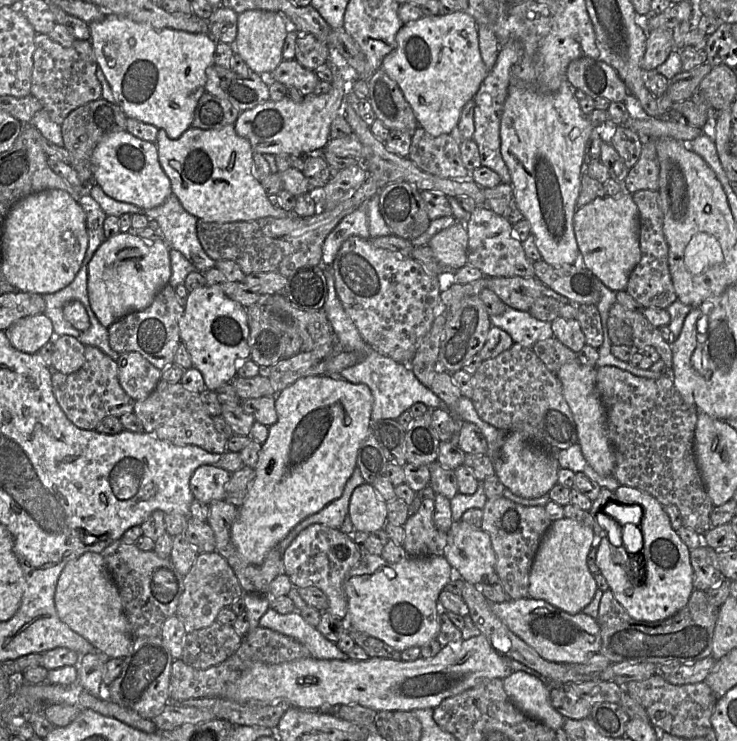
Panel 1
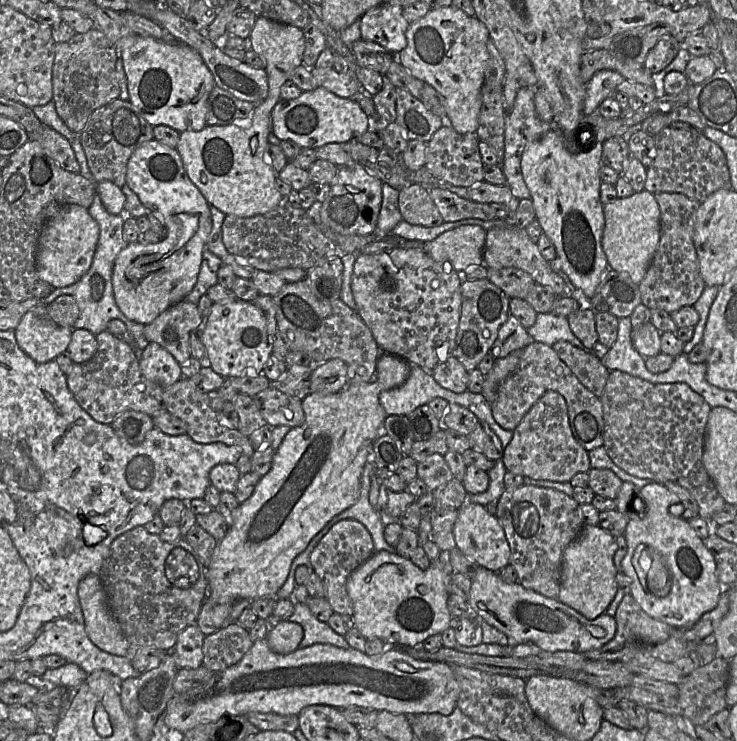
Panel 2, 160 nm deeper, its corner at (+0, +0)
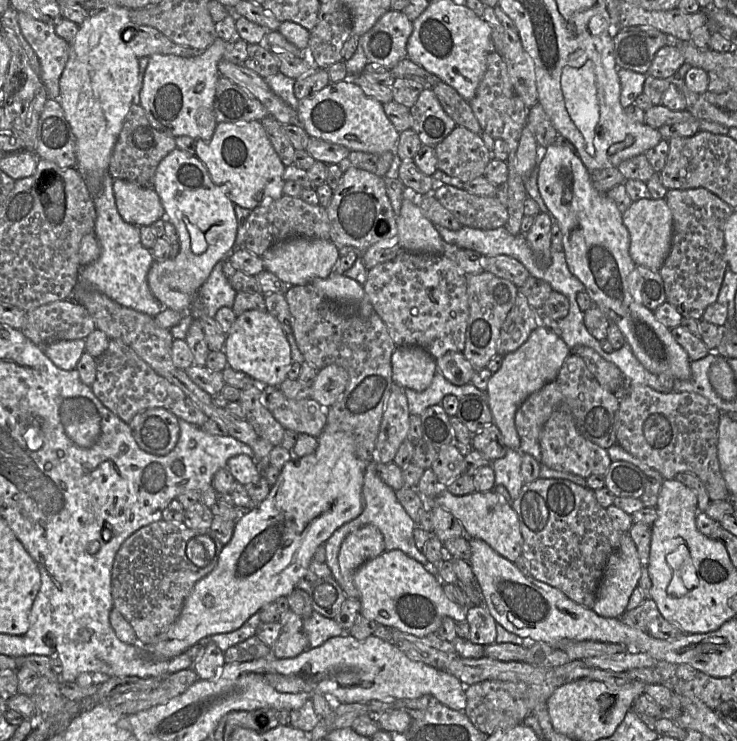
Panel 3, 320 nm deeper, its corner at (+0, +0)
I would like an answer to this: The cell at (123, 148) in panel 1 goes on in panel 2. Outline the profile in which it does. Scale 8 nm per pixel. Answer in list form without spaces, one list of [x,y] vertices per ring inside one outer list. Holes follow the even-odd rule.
[[[155,139],[144,143],[131,155],[127,163],[126,185],[145,207],[161,219],[166,228],[165,237],[157,243],[128,243],[113,267],[111,284],[117,306],[128,320],[146,325],[170,306],[184,300],[194,288],[212,230],[211,206],[189,179],[177,150]]]

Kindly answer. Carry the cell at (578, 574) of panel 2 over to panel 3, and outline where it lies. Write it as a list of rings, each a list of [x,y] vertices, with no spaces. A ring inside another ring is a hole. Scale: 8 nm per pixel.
[[[622,534],[619,547],[605,564],[592,610],[605,618],[621,618],[641,574],[636,546],[628,534]]]

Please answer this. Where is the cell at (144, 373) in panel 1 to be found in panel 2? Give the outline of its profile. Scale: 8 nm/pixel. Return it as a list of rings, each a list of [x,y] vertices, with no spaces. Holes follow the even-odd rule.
[[[150,342],[138,352],[139,367],[146,379],[162,387],[181,380],[181,364],[157,343]]]

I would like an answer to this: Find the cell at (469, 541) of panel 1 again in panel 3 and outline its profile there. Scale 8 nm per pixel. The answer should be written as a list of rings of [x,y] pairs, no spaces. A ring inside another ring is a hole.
[[[444,490],[436,494],[432,499],[425,500],[431,500],[432,506],[439,506],[450,511],[460,521],[464,528],[464,534],[468,538],[483,540],[498,554],[513,563],[521,556],[523,538],[517,515],[510,503],[499,496],[494,490],[486,492],[475,491],[474,493],[465,496],[455,496]]]

